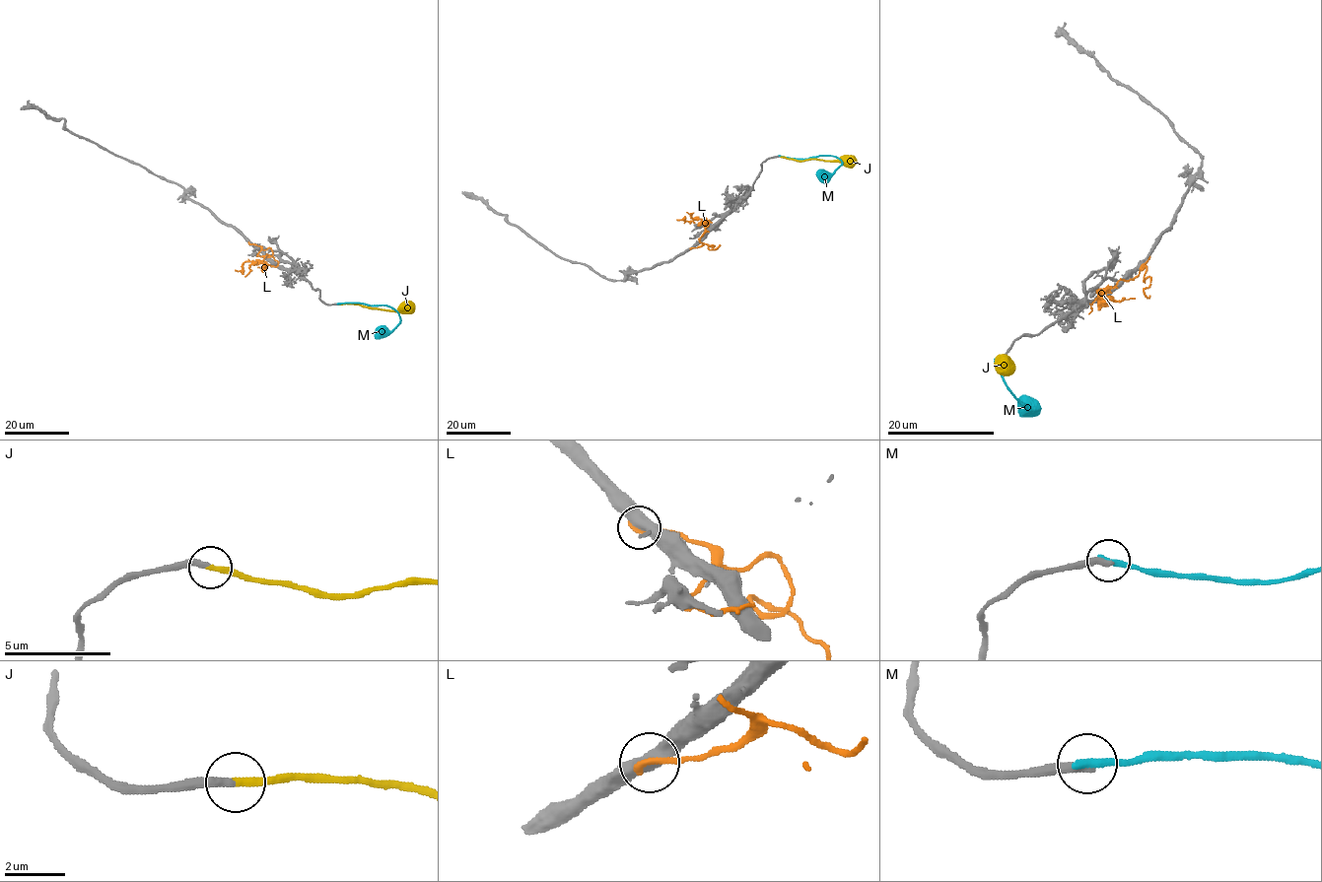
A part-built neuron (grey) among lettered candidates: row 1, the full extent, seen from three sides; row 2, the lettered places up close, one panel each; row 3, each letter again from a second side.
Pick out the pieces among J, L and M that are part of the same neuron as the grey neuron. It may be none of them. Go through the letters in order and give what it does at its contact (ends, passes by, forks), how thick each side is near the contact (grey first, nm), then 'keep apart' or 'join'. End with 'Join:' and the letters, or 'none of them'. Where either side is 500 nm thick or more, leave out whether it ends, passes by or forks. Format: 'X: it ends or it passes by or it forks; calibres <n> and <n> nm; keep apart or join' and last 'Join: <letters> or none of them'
J: it ends; calibres 280 and 280 nm; join
L: it ends; calibres 480 and 260 nm; keep apart
M: it ends; calibres 320 and 320 nm; keep apart
Join: J

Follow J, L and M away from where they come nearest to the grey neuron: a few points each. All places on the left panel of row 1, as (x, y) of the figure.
J: (339, 304), (405, 311), (413, 304)
L: (249, 243), (260, 247), (256, 254), (264, 255), (266, 265), (245, 261), (241, 270), (235, 269)
M: (339, 304), (387, 305), (398, 313), (400, 322), (390, 332), (374, 336)

